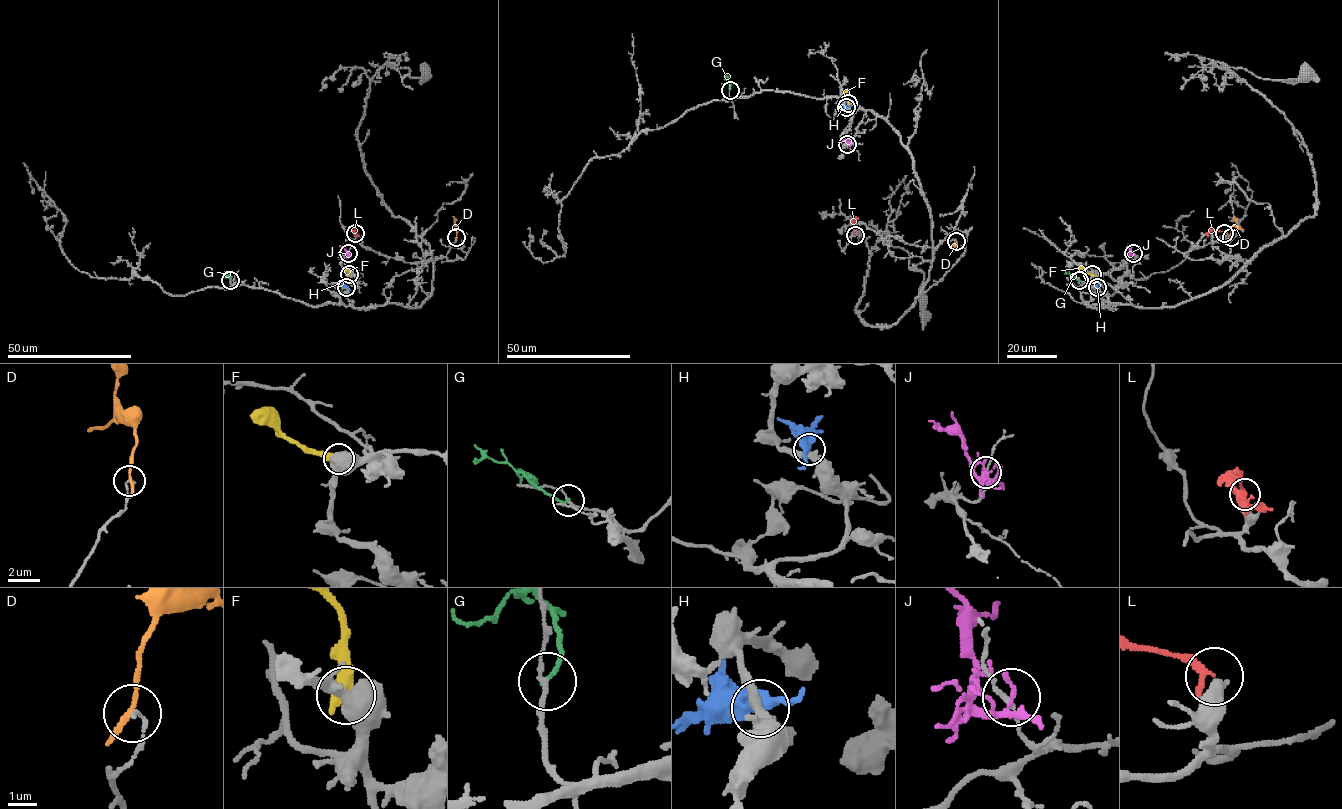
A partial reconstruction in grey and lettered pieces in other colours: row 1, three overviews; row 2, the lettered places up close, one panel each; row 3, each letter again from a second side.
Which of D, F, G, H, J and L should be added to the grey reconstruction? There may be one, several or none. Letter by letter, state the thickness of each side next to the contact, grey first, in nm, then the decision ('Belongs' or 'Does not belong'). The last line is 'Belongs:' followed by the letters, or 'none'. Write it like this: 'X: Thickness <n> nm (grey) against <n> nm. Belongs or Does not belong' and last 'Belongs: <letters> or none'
D: Thickness 130 nm (grey) against 170 nm. Does not belong
F: Thickness 550 nm (grey) against 550 nm. Does not belong
G: Thickness 140 nm (grey) against 160 nm. Does not belong
H: Thickness 400 nm (grey) against 400 nm. Does not belong
J: Thickness 130 nm (grey) against 140 nm. Does not belong
L: Thickness 500 nm (grey) against 220 nm. Does not belong
Belongs: none

